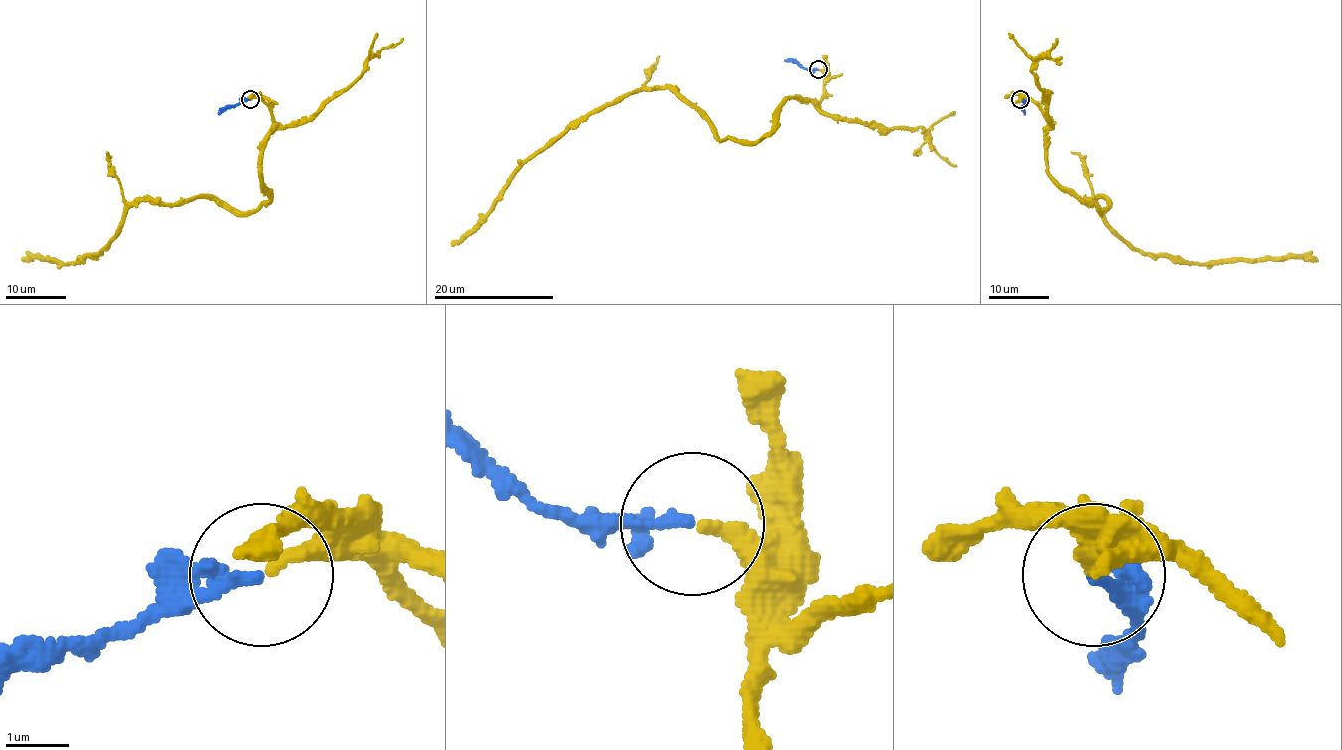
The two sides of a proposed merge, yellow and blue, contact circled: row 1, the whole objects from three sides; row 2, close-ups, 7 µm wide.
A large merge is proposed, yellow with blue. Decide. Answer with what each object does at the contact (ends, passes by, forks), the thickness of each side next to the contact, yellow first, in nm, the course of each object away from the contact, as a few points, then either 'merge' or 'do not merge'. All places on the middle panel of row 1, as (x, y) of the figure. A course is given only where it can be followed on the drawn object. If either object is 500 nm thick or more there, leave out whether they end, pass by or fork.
yellow ends | blue ends | 240/170 nm | yellow via (818, 70), (820, 100), (786, 98), (753, 142), (718, 139), (669, 88), (623, 94), (530, 155), (451, 244) | blue via (818, 70), (784, 59) | merge

